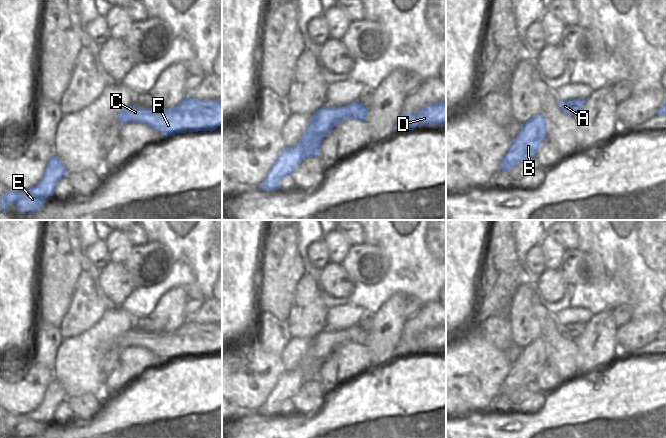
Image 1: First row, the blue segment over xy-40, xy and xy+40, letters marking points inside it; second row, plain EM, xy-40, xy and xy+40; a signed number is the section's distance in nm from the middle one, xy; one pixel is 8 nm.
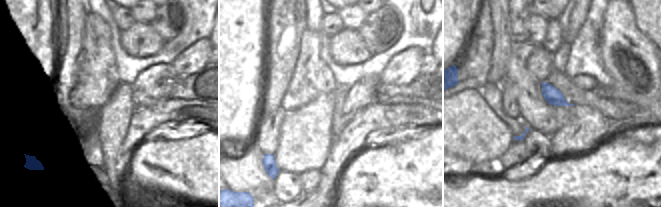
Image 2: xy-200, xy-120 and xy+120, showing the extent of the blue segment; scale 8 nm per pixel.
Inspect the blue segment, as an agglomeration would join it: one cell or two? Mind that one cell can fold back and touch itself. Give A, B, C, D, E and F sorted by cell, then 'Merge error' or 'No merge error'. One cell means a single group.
Groups: A / B C D E F. Merge error.

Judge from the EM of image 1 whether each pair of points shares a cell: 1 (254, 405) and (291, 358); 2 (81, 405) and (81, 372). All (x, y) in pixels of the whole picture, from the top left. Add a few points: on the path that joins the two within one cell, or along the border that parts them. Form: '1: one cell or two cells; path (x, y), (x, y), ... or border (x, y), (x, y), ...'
1: two cells; border (280, 355), (285, 370)
2: two cells; border (102, 396), (84, 393), (67, 397)

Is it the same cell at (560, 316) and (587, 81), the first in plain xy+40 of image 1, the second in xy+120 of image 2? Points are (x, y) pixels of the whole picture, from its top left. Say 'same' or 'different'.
same

